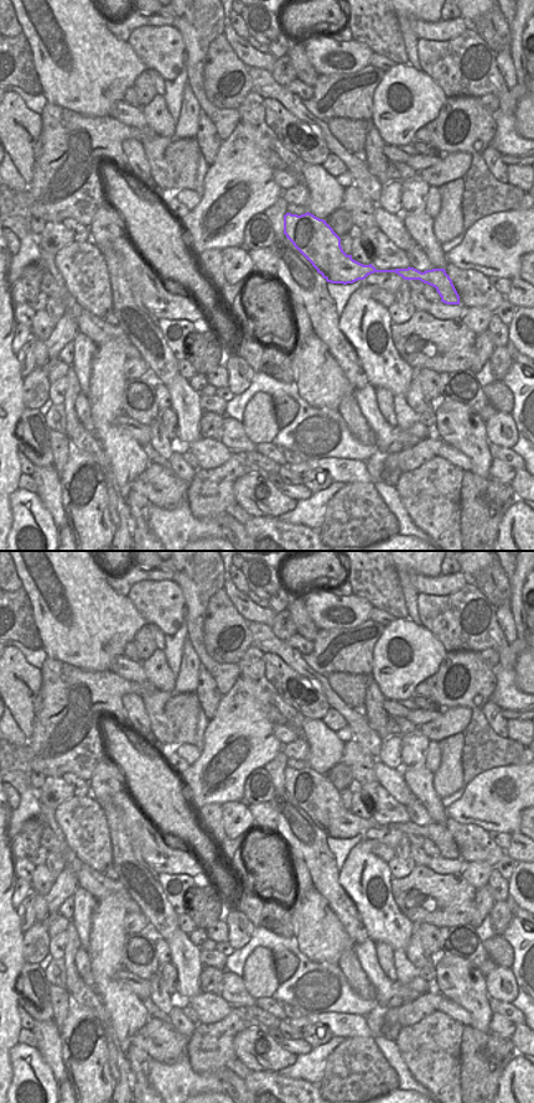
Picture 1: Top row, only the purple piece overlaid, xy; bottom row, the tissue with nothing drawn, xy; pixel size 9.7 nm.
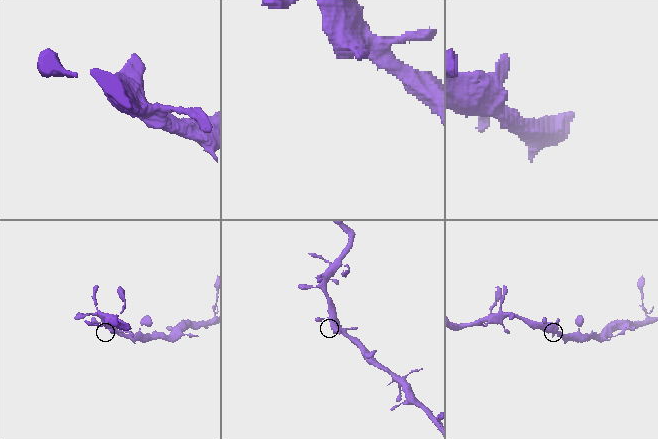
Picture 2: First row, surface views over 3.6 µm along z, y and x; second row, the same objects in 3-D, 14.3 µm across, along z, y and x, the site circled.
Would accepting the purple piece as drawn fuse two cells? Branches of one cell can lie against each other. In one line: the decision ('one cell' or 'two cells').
one cell

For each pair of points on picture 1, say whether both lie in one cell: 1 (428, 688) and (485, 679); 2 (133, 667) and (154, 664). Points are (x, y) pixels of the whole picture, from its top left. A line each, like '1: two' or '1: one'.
1: one
2: two

